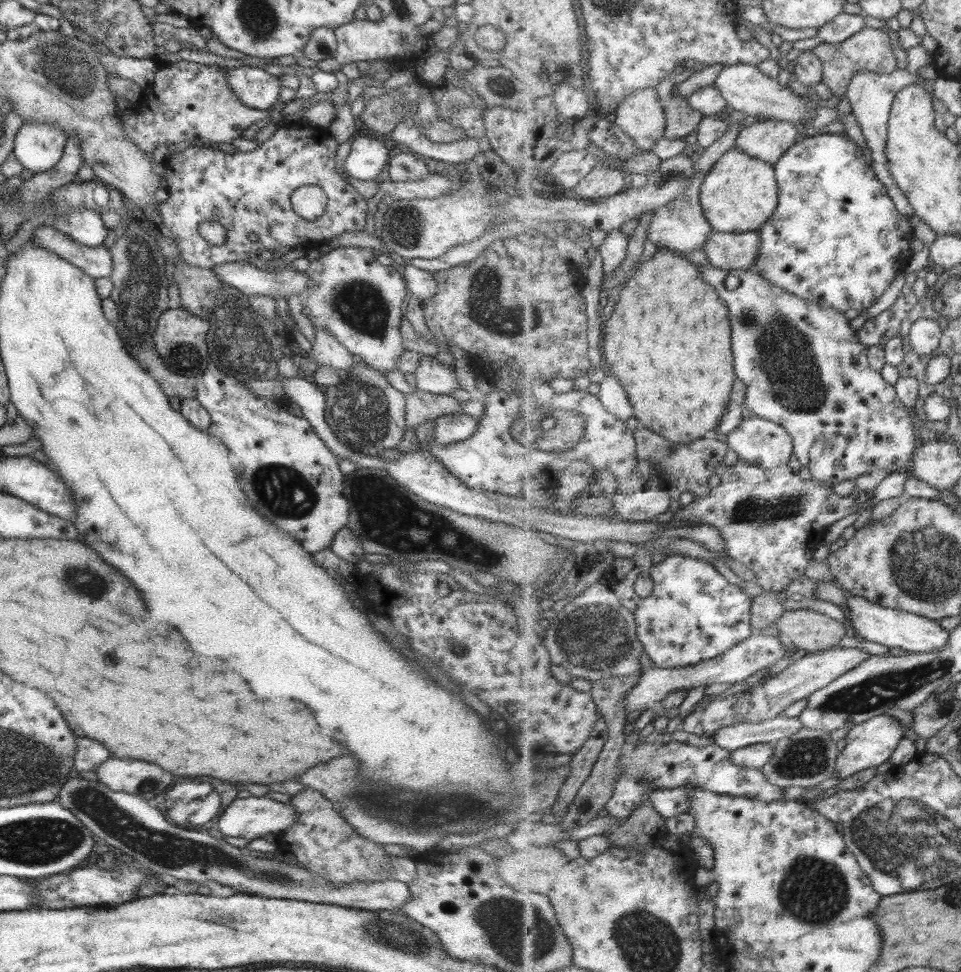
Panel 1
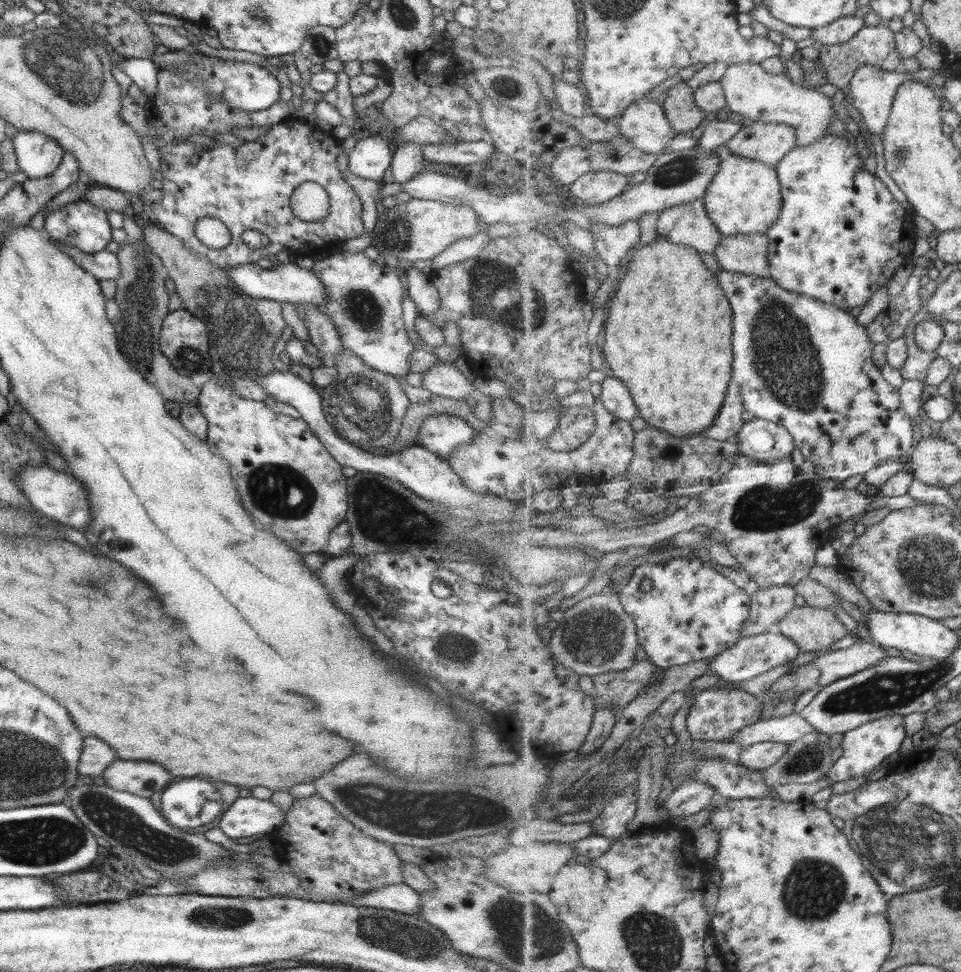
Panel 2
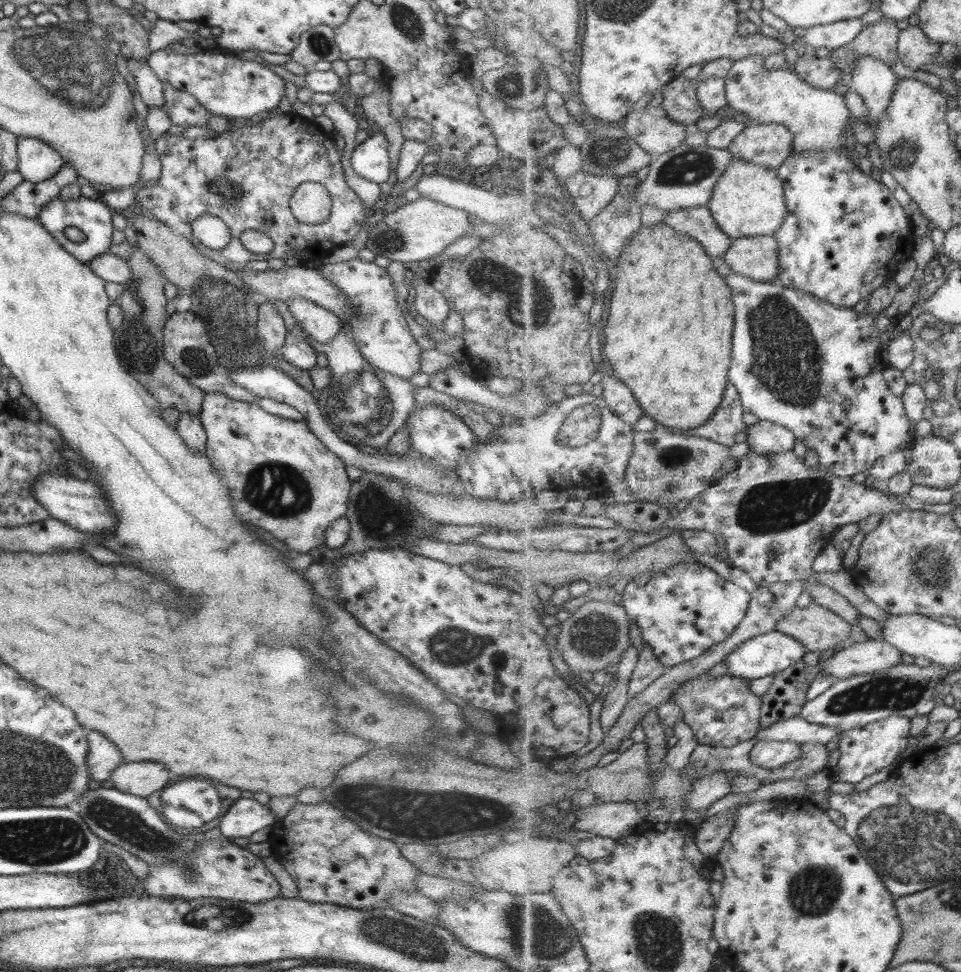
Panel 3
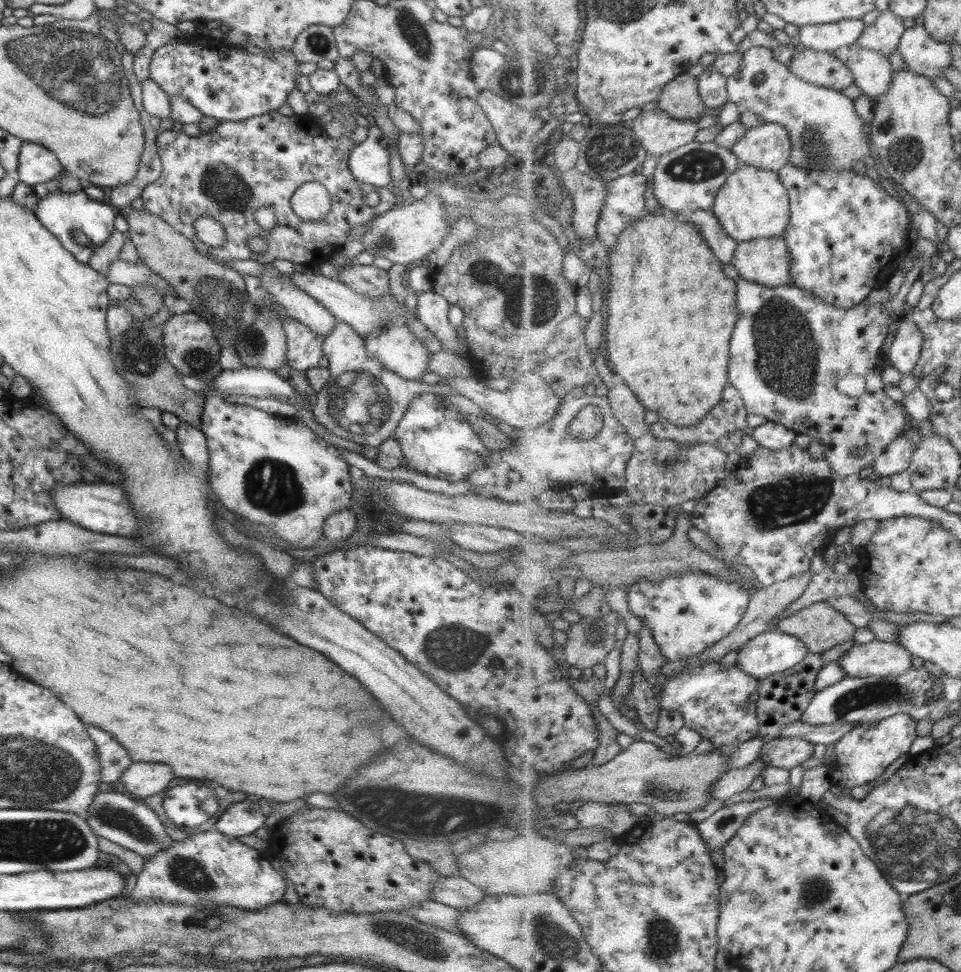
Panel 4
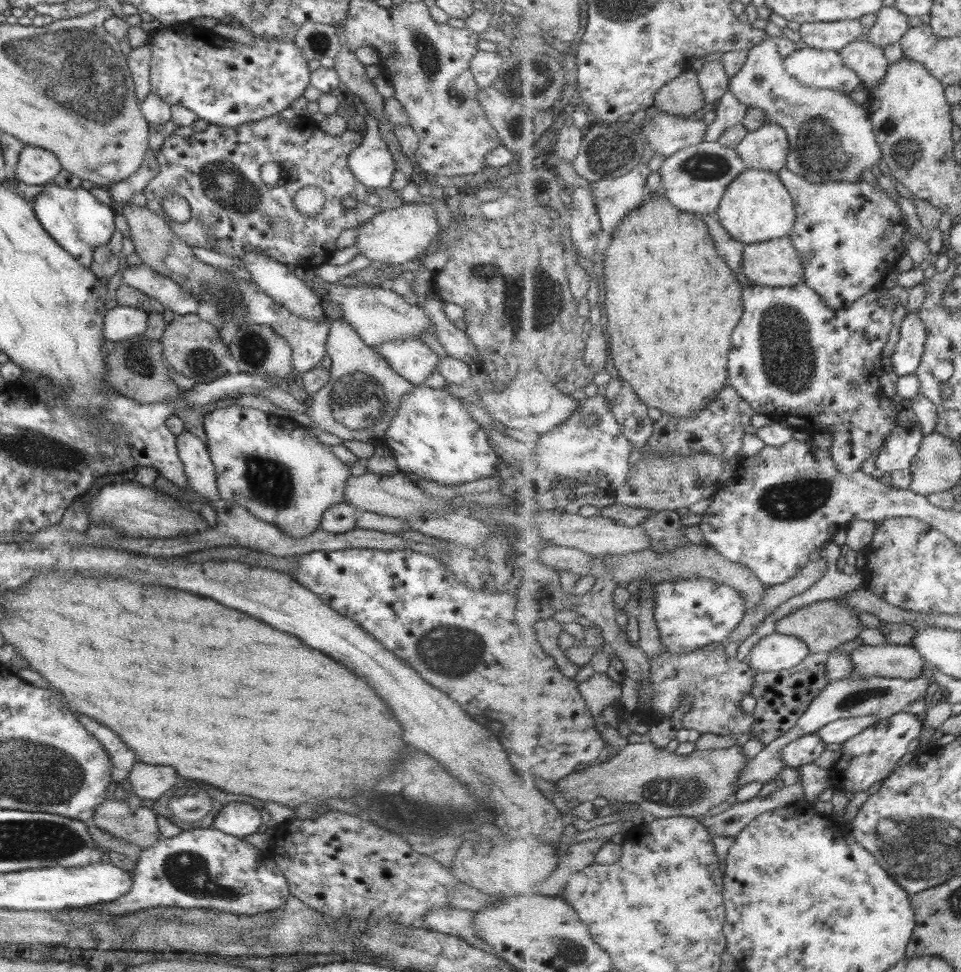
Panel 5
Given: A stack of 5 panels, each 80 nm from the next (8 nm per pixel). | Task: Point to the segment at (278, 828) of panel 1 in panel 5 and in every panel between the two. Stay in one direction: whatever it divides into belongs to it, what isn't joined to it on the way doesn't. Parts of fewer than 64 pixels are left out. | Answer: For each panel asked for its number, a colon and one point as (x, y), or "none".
2: (246, 817)
3: (246, 816)
4: (243, 818)
5: (238, 820)

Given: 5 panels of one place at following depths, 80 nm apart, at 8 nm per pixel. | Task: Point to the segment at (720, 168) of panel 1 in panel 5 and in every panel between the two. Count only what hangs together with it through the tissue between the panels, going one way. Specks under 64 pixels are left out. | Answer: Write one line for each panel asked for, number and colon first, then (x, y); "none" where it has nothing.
2: (745, 196)
3: (749, 200)
4: (753, 203)
5: (757, 207)

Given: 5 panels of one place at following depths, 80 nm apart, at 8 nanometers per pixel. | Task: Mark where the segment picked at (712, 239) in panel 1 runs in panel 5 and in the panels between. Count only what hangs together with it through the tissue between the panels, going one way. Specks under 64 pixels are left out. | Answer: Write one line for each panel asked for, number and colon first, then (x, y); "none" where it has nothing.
2: (748, 253)
3: (758, 257)
4: (766, 261)
5: (774, 263)

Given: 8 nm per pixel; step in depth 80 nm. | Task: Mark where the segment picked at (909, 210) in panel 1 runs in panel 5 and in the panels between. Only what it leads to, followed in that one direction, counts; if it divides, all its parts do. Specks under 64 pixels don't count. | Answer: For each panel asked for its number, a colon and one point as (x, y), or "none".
2: (873, 90)
3: (875, 81)
4: (873, 74)
5: (867, 60)

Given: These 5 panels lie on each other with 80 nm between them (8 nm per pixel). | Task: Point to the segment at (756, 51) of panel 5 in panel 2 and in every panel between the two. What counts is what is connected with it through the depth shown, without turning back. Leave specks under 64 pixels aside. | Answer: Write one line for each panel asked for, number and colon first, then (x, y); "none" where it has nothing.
2: (750, 91)
3: (817, 117)
4: (826, 131)

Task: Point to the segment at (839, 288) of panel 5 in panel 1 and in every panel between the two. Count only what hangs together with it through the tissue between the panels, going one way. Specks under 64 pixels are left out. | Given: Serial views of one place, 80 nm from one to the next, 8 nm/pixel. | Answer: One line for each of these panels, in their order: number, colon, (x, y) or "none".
1: (837, 238)
2: (841, 235)
3: (845, 234)
4: (847, 236)

